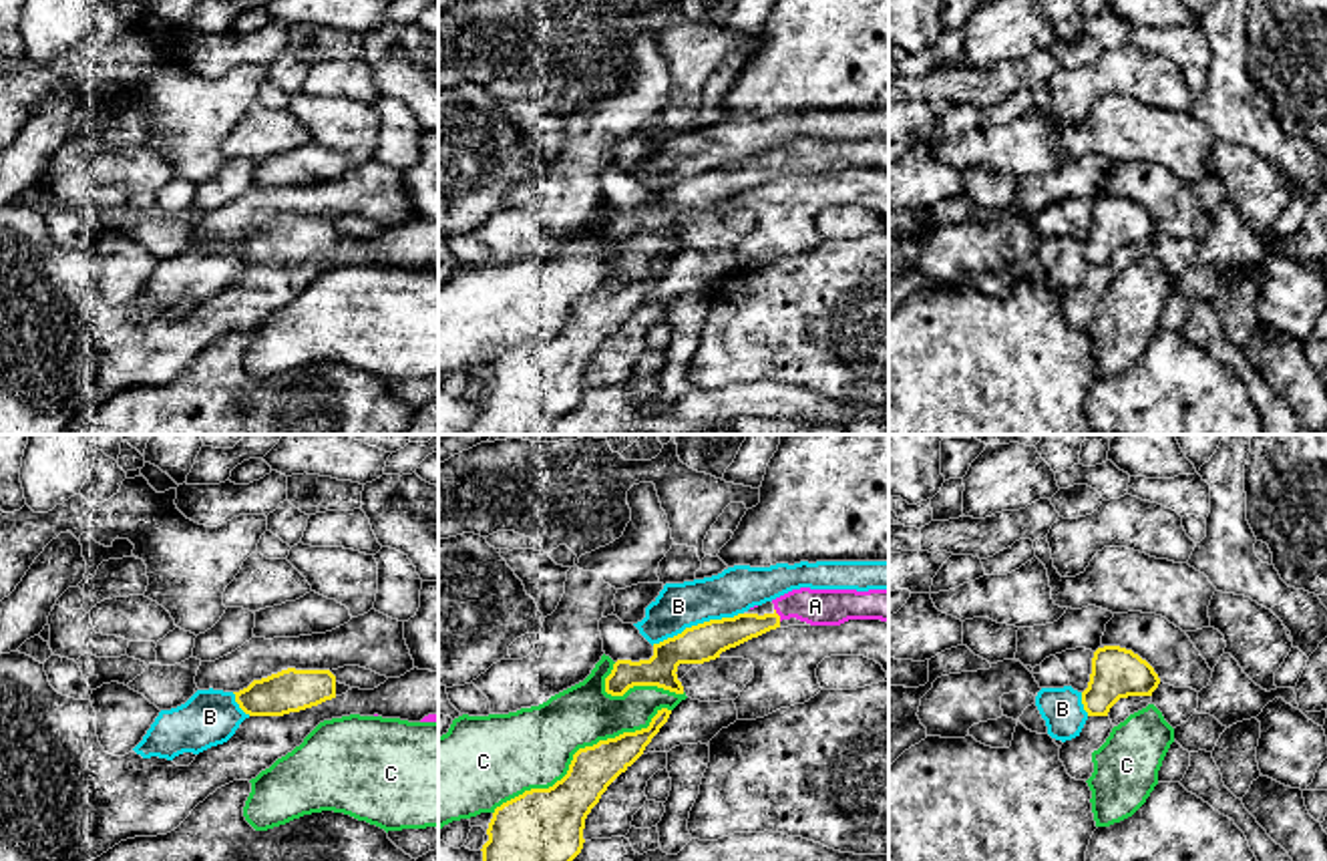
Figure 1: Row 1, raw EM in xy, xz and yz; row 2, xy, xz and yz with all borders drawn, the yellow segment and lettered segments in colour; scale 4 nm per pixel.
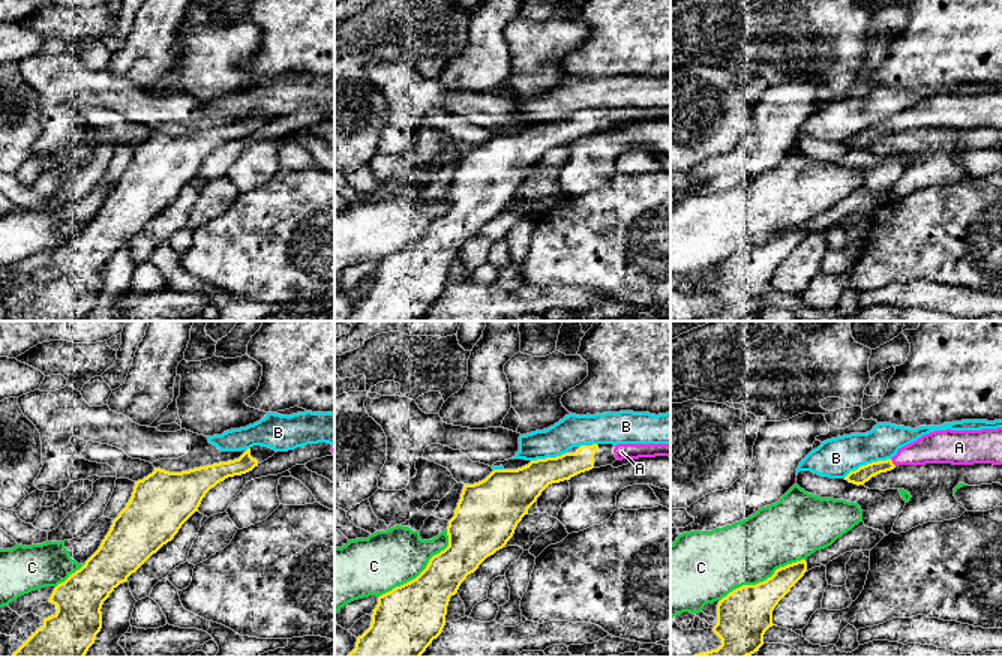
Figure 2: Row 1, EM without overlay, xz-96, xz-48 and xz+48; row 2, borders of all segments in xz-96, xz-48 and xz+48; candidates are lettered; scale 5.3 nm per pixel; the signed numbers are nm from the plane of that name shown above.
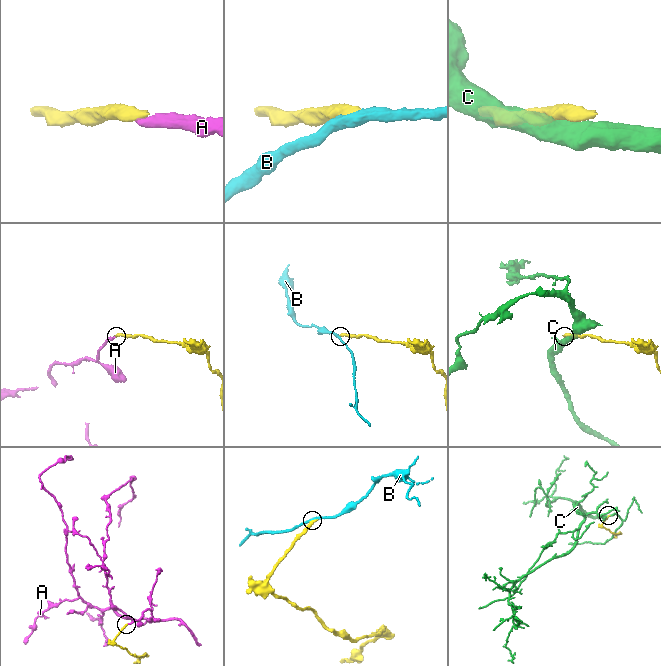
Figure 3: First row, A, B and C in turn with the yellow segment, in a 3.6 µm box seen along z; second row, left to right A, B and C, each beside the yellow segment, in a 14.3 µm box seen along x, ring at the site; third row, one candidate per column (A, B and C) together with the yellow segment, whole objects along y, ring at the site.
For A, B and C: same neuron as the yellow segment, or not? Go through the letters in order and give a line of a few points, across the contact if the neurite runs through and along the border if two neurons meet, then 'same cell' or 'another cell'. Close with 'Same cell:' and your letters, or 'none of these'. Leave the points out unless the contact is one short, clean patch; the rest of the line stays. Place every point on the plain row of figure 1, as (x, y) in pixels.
A: line xz (722, 184), (765, 174), (777, 163), (787, 155), (815, 155); same cell
B: another cell
C: another cell
Same cell: A

